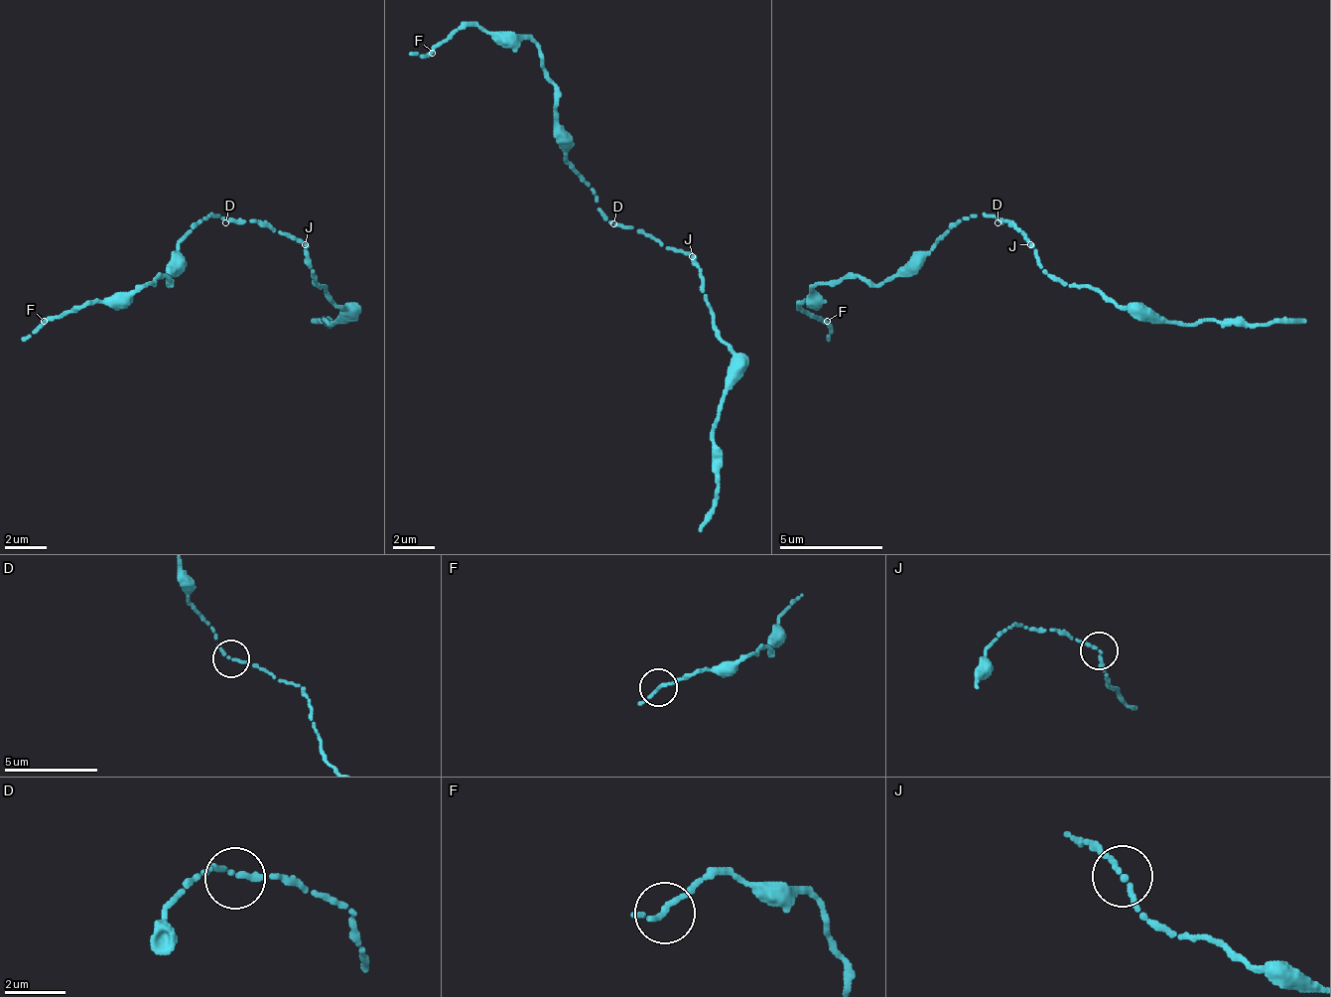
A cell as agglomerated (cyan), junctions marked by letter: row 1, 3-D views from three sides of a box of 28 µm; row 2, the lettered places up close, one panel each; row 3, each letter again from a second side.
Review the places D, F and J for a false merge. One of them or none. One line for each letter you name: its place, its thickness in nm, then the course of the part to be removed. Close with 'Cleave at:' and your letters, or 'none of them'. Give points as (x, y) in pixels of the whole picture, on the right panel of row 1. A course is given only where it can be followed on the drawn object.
Cleave at: none of them

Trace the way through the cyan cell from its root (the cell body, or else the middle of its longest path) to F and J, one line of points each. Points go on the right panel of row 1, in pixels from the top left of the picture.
F: (1003, 222), (962, 216), (925, 253), (915, 253), (878, 284), (864, 279), (817, 284), (801, 305), (827, 321)
J: (1003, 222), (1013, 222), (1029, 243)

